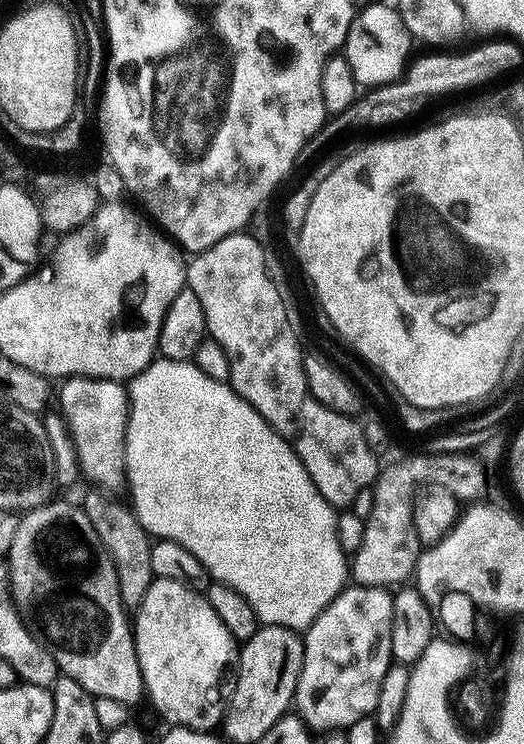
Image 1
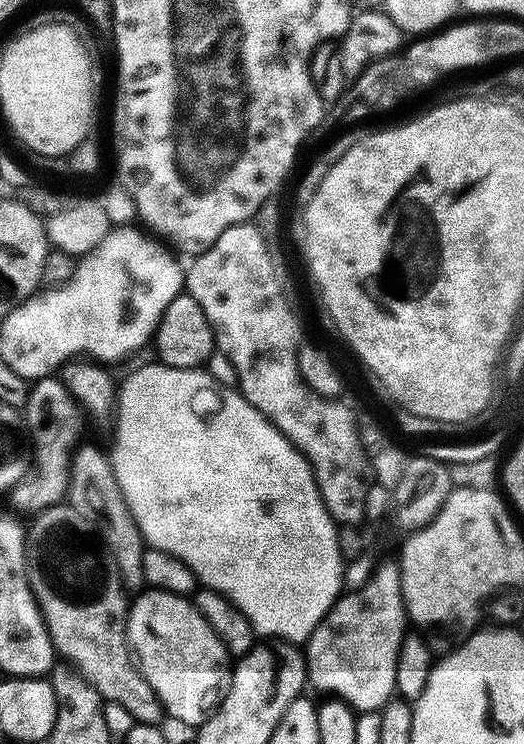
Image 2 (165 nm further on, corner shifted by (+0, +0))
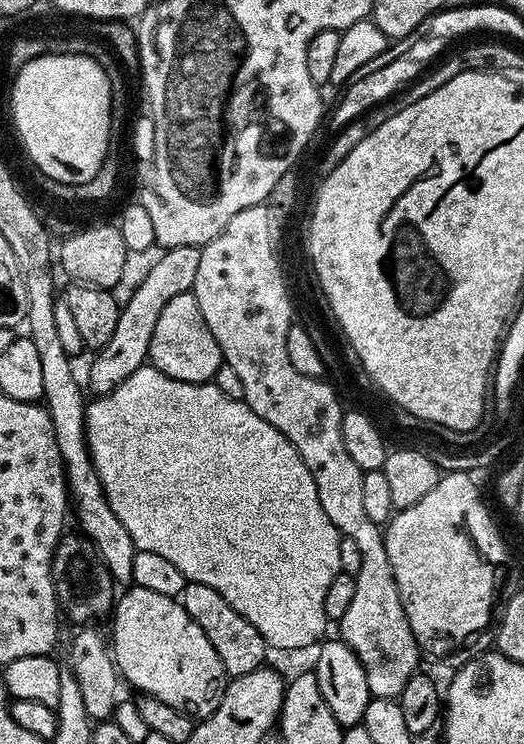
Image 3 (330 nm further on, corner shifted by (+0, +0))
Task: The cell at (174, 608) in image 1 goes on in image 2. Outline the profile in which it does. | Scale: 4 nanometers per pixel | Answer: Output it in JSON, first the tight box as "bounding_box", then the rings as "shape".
{"bounding_box":[128,590,232,726],"shape":[[[155,590],[137,596],[128,610],[128,643],[135,663],[169,717],[199,726],[220,707],[232,685],[230,653],[189,597]]]}

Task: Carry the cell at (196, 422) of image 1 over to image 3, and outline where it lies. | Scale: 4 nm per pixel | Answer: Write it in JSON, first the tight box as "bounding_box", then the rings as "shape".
{"bounding_box":[84,366,341,649],"shape":[[[151,366],[134,370],[112,392],[95,397],[87,405],[84,413],[84,428],[88,431],[88,449],[106,498],[110,502],[110,510],[118,514],[118,522],[126,526],[126,534],[130,534],[136,549],[150,550],[150,554],[166,558],[166,562],[171,562],[178,566],[178,570],[182,570],[185,581],[210,586],[210,590],[218,590],[218,594],[222,594],[222,598],[226,598],[226,602],[230,602],[230,606],[234,606],[234,610],[238,610],[238,614],[242,614],[242,618],[246,618],[246,622],[250,622],[250,626],[254,626],[258,634],[262,634],[264,643],[269,649],[308,647],[311,649],[325,635],[324,624],[327,625],[329,619],[324,612],[324,599],[326,590],[330,590],[330,582],[334,582],[334,578],[341,571],[338,558],[341,535],[334,522],[326,518],[322,502],[318,502],[318,486],[314,486],[314,478],[310,470],[306,470],[306,462],[302,462],[298,450],[277,428],[270,426],[270,422],[258,418],[258,414],[254,414],[254,410],[250,410],[250,406],[243,400],[235,400],[222,394],[222,390],[218,390],[215,382],[207,384],[182,382],[162,374]]]}

